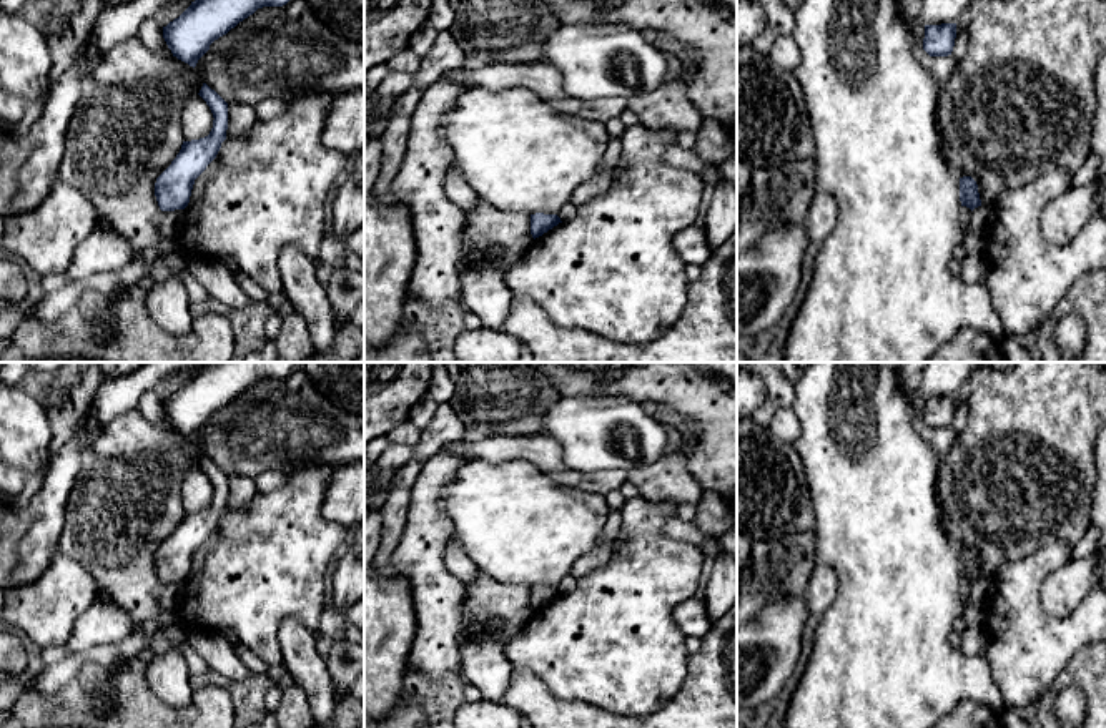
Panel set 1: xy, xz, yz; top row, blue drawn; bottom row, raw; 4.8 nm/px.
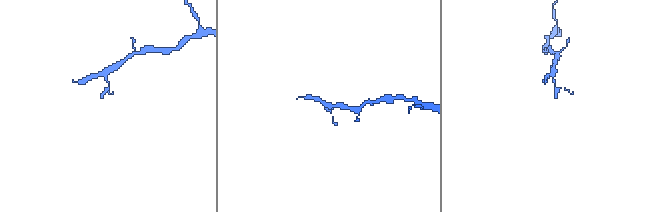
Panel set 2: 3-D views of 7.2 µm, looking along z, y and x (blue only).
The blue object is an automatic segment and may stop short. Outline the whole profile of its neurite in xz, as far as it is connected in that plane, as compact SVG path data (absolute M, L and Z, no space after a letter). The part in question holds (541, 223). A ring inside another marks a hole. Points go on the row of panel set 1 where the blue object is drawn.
M544 213L531 214L531 234L536 239L544 233L547 233L549 229L552 229L554 226L557 226L559 223L562 221L557 214L544 214Z

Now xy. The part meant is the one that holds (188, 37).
M195 0L163 27L173 57L196 66L210 45L263 7L283 7L289 0Z

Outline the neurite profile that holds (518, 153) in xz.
M524 86L469 88L442 125L457 170L479 198L497 209L557 214L577 186L592 180L609 145L605 123L555 111Z

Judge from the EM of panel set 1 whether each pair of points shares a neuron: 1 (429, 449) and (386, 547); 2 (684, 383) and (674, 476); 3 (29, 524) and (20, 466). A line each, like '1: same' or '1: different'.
1: same
2: different
3: different

